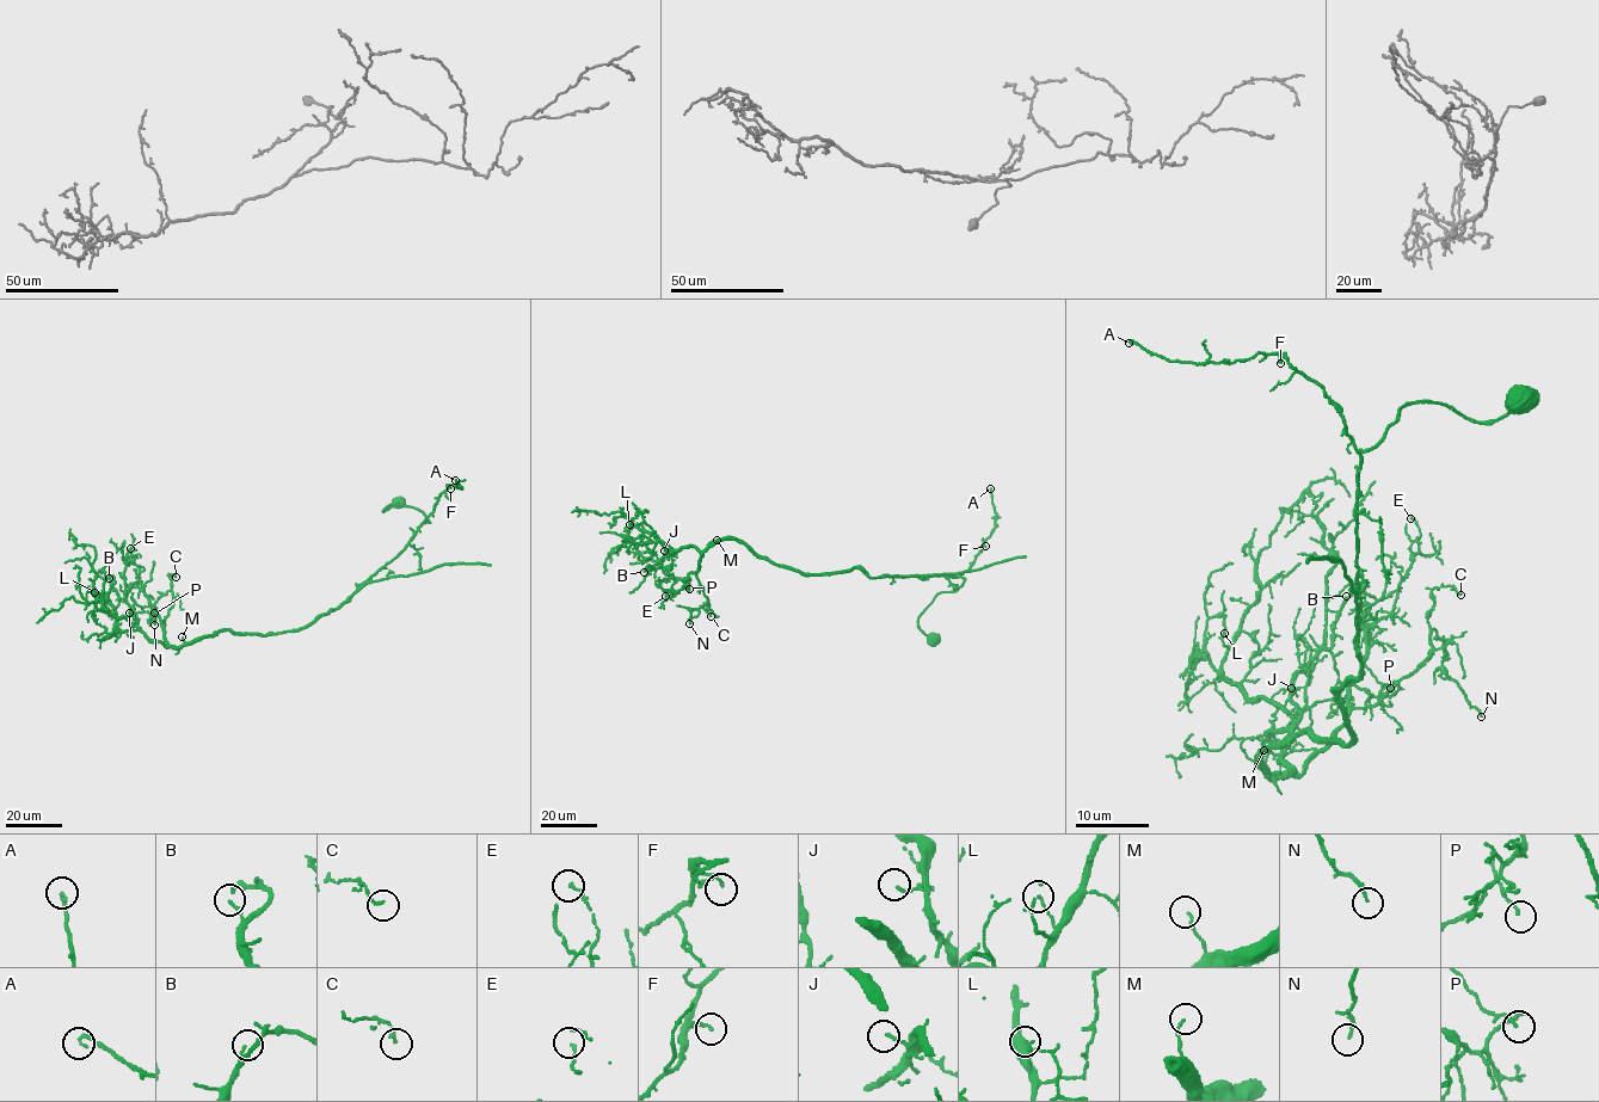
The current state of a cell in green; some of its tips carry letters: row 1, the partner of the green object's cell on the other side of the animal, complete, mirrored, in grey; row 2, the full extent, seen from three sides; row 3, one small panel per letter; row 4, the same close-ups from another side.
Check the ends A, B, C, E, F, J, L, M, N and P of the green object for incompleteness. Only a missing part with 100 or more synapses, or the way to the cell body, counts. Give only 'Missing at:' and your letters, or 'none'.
Missing at: none

